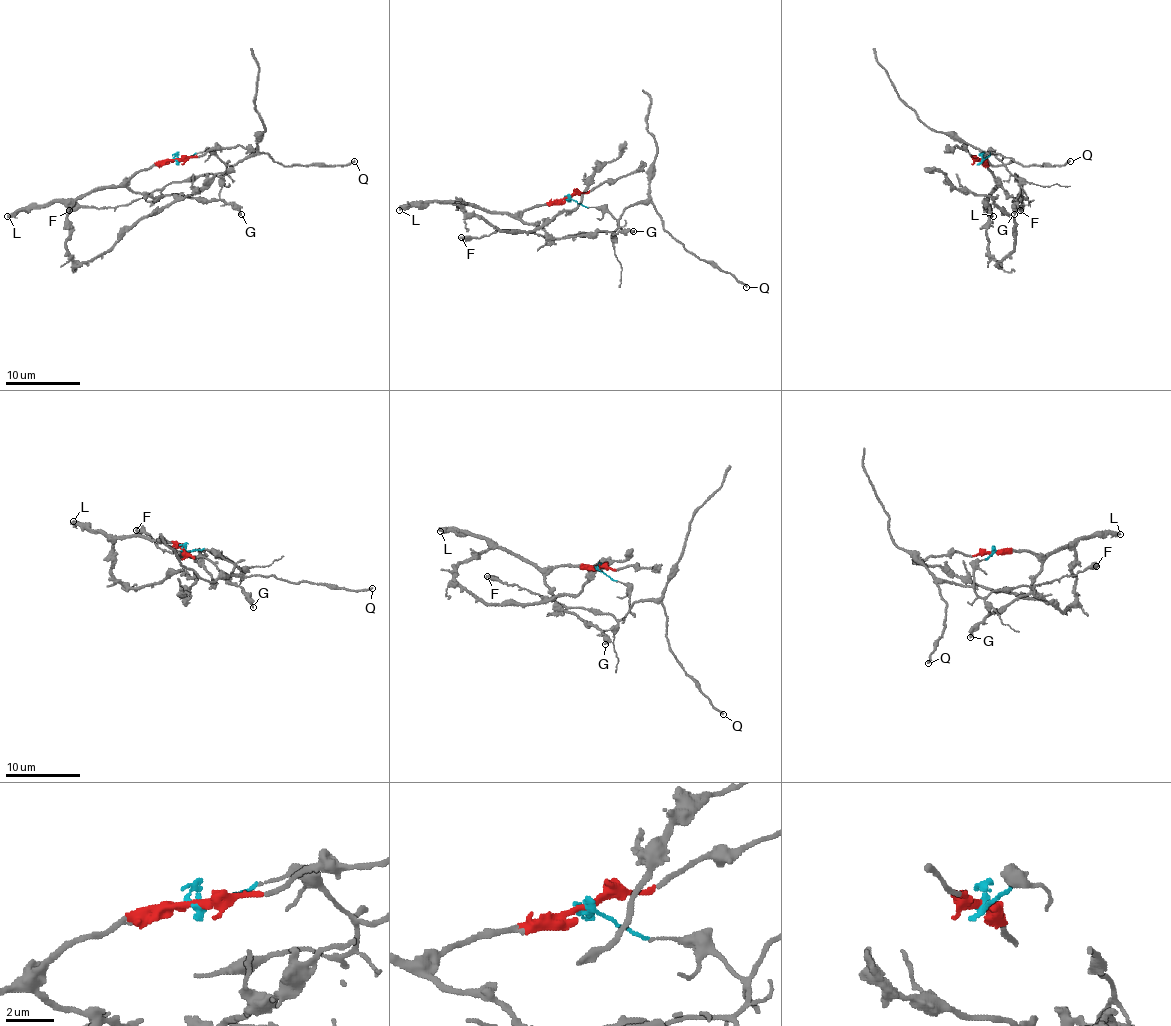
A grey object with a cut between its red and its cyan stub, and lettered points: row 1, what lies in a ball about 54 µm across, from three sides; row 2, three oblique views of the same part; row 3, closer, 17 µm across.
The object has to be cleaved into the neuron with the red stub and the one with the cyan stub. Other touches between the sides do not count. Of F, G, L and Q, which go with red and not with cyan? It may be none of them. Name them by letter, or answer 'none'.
G, L

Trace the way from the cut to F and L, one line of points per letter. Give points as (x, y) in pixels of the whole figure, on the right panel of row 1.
F: (980, 160), (991, 151), (1008, 172), (1017, 175), (1021, 190), (1014, 207), (1021, 207), (1019, 211)
L: (980, 160), (997, 185), (984, 205), (993, 216)

